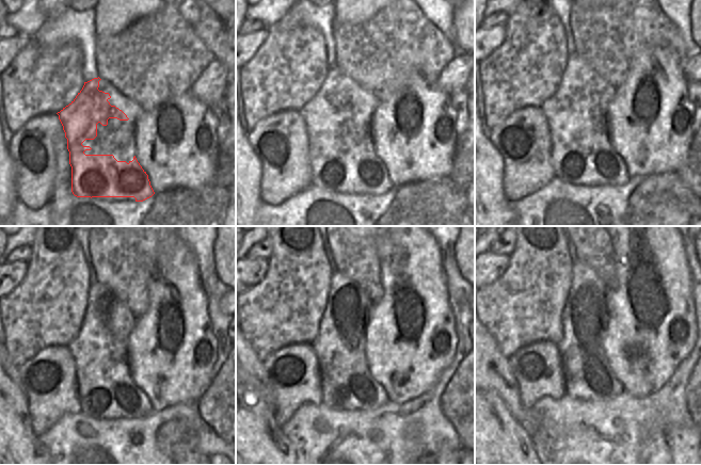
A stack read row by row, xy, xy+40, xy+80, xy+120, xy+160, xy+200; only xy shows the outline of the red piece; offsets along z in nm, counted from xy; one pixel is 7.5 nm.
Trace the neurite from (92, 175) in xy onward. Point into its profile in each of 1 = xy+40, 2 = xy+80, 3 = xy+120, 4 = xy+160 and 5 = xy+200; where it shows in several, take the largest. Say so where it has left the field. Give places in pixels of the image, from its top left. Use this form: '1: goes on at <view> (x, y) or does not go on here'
1: goes on at xy+40 (333, 118)
2: goes on at xy+80 (579, 147)
3: goes on at xy+120 (104, 379)
4: goes on at xy+160 (345, 373)
5: goes on at xy+200 (587, 374)

